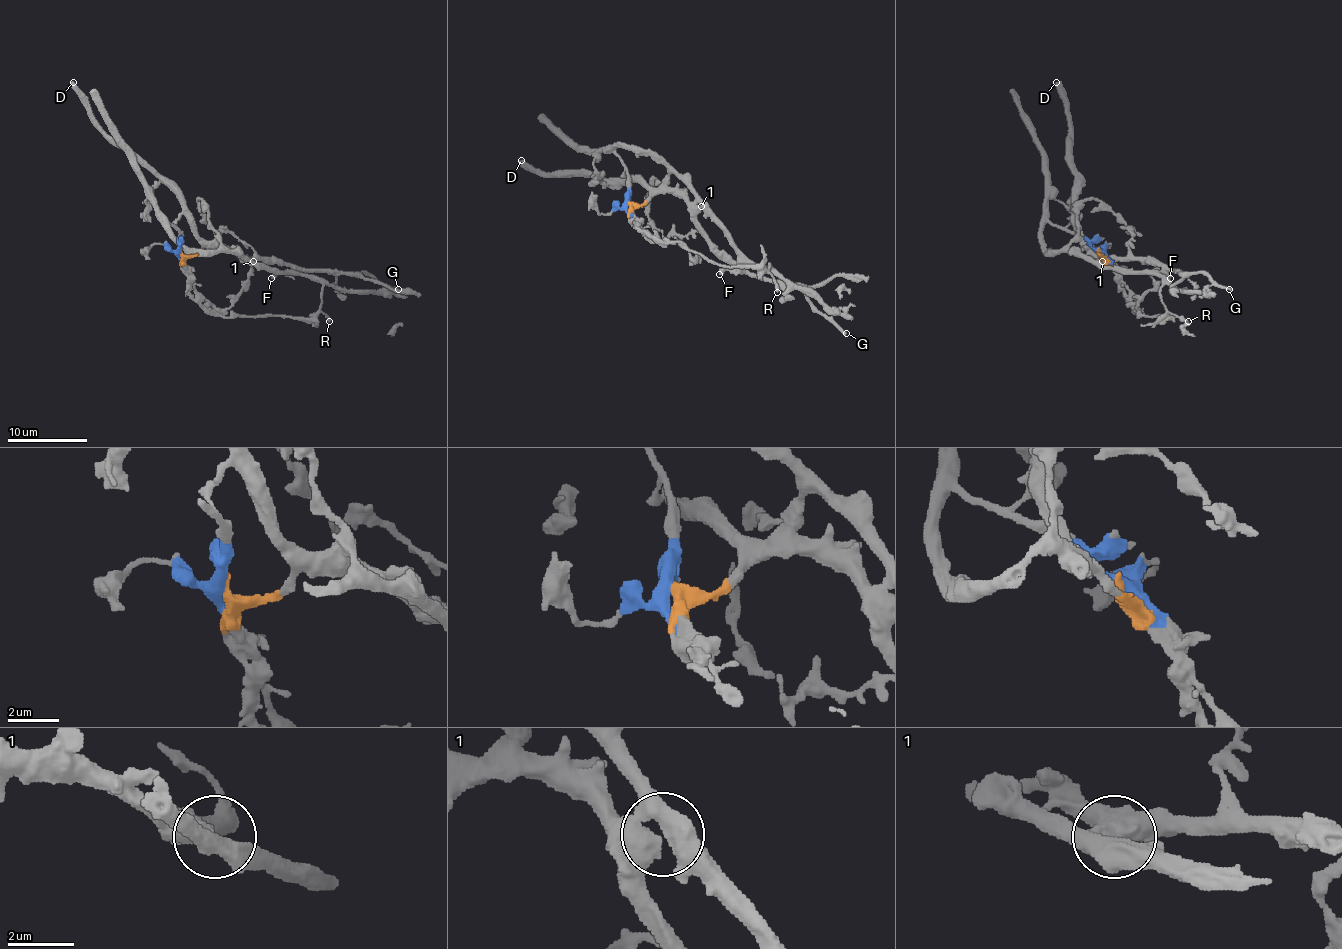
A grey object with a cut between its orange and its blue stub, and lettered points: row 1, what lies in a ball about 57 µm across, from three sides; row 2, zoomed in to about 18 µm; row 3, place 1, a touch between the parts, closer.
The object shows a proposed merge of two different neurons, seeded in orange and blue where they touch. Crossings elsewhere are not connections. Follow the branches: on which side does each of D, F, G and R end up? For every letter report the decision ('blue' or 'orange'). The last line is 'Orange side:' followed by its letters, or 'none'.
D: orange
F: blue
G: orange
R: blue
Orange side: D, G

